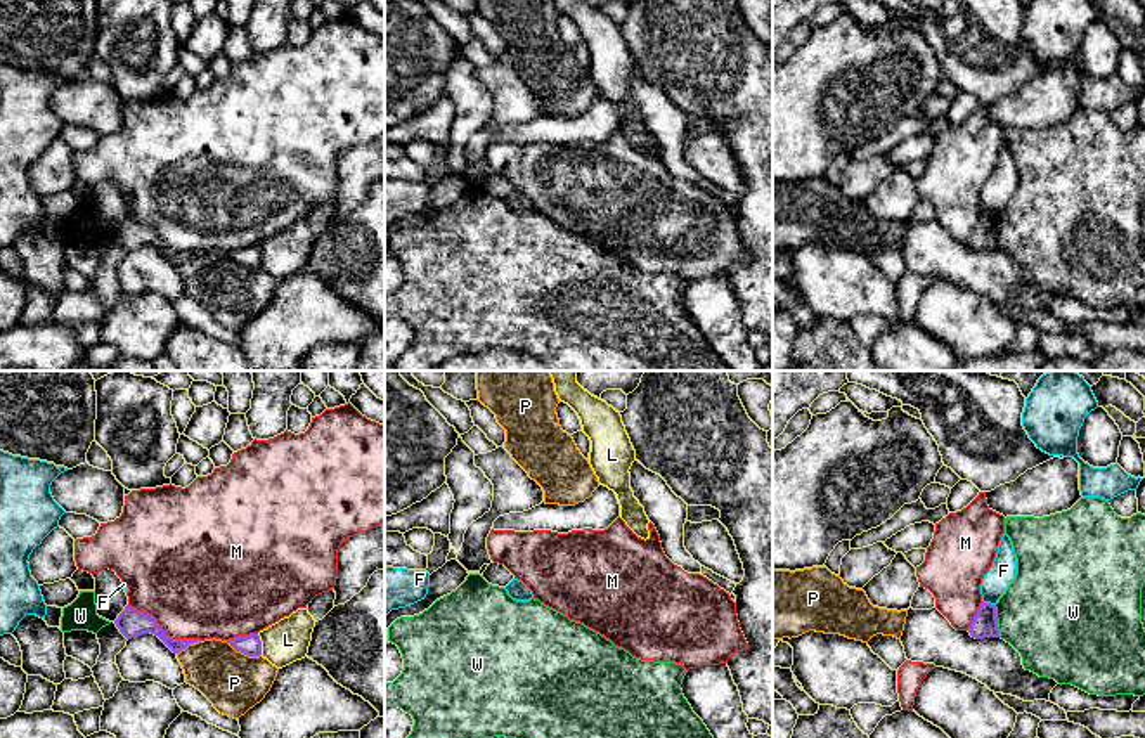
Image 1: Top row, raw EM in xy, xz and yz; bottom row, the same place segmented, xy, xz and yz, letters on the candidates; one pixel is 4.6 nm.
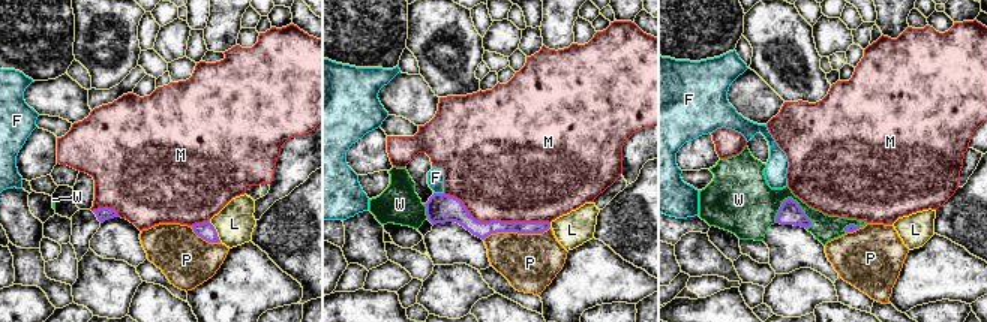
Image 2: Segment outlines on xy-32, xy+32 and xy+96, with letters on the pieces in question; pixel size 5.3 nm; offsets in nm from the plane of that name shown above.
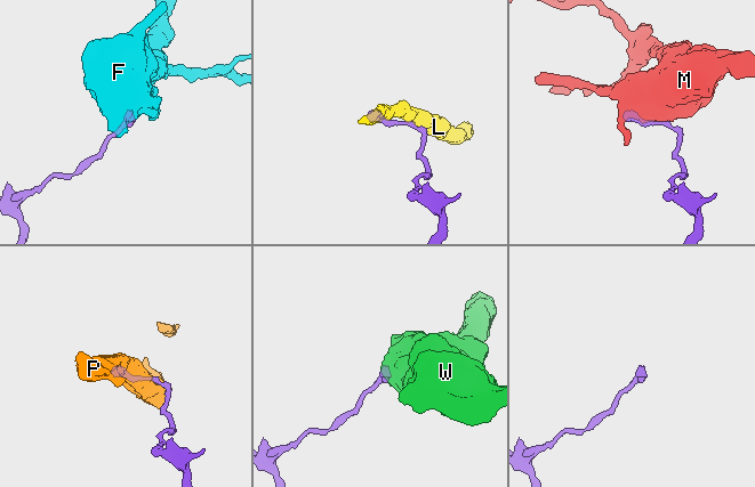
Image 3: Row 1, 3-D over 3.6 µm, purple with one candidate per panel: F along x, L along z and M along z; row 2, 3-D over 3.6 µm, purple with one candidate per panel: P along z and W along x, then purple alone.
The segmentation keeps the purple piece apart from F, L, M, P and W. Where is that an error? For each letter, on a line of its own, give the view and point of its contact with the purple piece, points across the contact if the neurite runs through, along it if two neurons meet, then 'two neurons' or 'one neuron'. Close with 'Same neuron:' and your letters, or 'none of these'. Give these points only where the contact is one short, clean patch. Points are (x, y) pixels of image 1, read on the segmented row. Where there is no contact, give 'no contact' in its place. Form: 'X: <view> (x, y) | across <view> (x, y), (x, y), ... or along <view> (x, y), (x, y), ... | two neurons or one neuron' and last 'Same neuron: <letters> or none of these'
F: yz (988, 603) | along yz (983, 600), (993, 605) | two neurons
L: xy (260, 645) | along xy (257, 634), (262, 653) | two neurons
M: xy (163, 631) | two neurons
P: xy (243, 652) | two neurons
W: yz (996, 621) | two neurons
Same neuron: none of these

